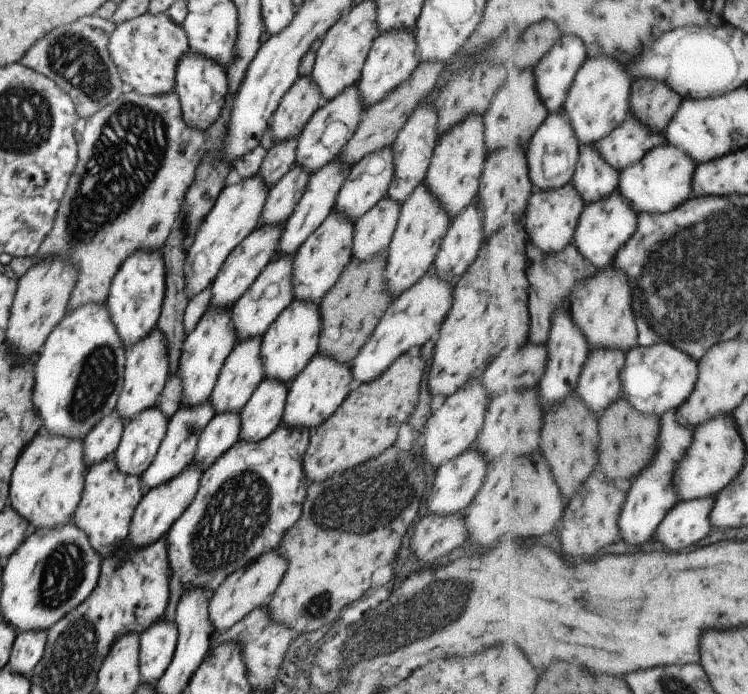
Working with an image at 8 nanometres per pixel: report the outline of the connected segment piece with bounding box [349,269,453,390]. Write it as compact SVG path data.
M430 269L416 283L391 300L371 336L349 363L352 372L351 390L358 384L369 382L379 376L393 360L400 354L406 353L409 348L423 345L427 340L433 342L437 340L441 323L451 308L452 286L453 282L437 276Z

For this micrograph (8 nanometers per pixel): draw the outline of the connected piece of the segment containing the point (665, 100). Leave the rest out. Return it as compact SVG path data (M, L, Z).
M641 77L632 92L632 114L652 131L663 131L680 110L682 96L665 81Z

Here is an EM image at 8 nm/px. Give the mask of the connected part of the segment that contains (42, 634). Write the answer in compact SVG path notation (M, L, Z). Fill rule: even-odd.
M26 630L16 634L5 668L28 676L42 658L46 643L46 630Z

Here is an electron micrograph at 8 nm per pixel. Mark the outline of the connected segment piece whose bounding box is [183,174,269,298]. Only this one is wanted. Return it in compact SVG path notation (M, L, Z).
M255 174L230 186L224 186L215 199L211 210L192 236L191 246L185 253L184 290L187 298L201 292L215 278L229 253L243 240L261 220L269 188L262 178Z

